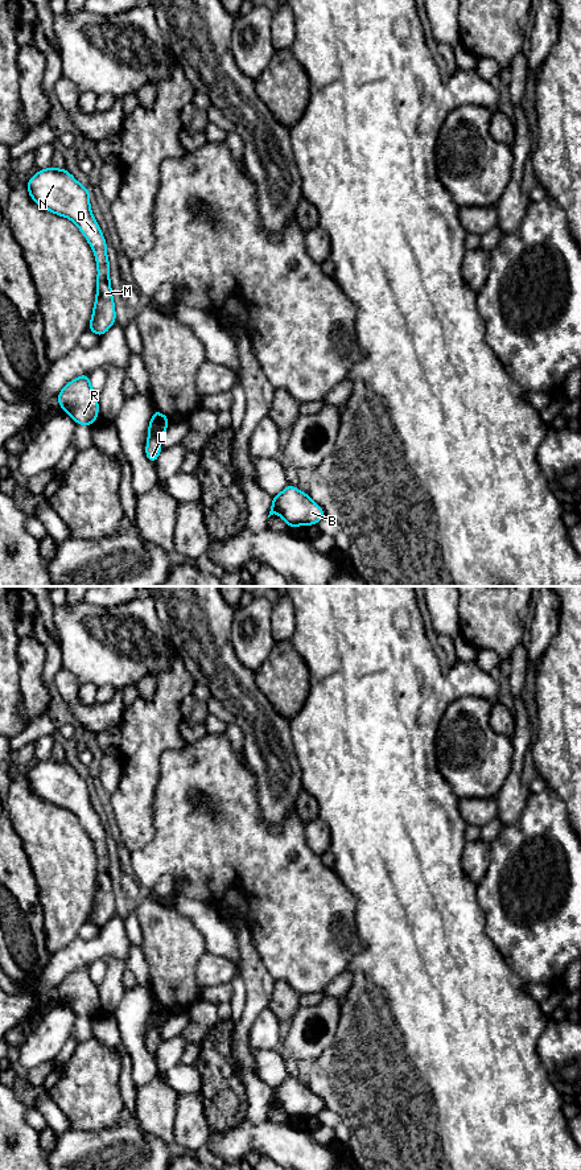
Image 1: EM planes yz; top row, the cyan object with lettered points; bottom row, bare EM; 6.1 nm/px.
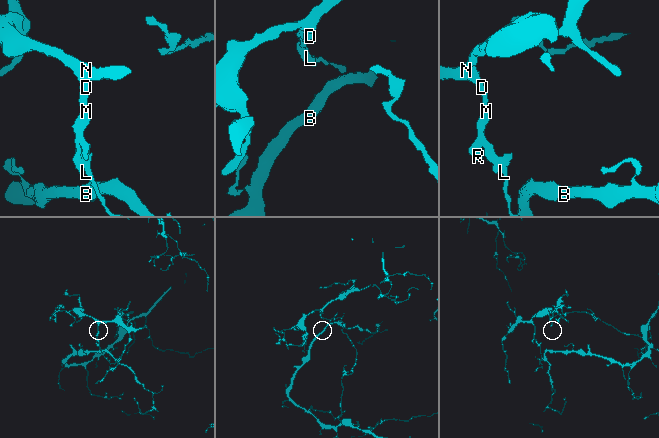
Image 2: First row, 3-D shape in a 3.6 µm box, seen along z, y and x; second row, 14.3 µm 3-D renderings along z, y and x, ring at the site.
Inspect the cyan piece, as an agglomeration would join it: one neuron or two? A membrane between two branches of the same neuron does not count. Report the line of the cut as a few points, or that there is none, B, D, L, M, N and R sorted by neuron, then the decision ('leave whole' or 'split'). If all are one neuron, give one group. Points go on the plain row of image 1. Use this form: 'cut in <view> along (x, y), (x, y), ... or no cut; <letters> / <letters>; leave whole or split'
cut in yz along (152, 1009), (157, 1016), (167, 1018); B L / D M N R; split

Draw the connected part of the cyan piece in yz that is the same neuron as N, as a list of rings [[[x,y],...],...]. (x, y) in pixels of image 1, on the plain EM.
[[[49,758],[28,771],[30,790],[45,802],[71,811],[90,835],[98,857],[96,890],[90,923],[100,930],[116,914],[110,874],[107,835],[90,802],[90,782],[83,779],[66,761]]]

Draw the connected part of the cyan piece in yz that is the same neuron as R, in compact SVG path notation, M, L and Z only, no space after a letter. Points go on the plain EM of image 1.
M90 965L69 973L58 985L59 1000L78 1017L91 1018L98 1010L99 996L90 976Z

